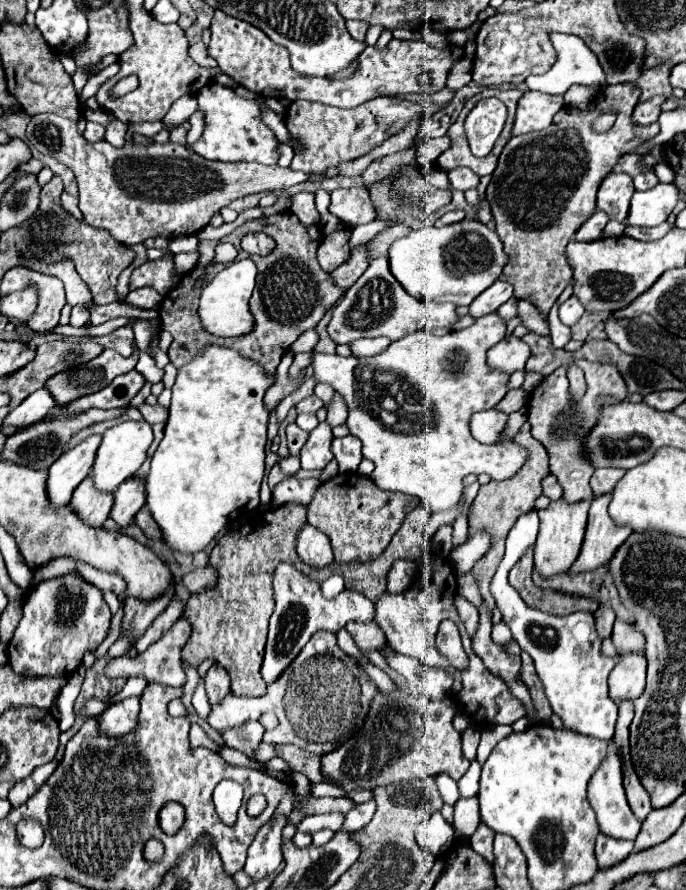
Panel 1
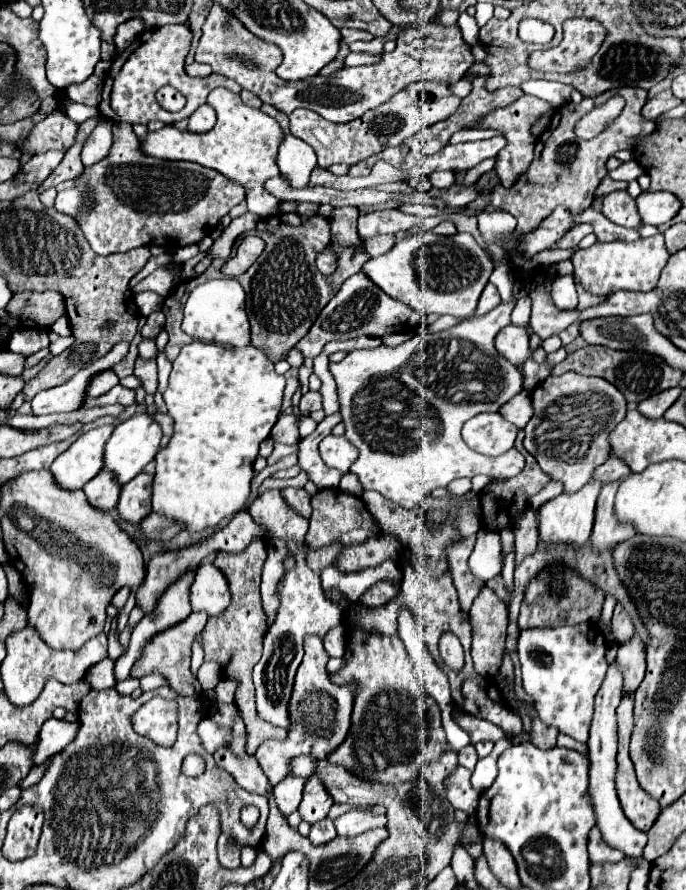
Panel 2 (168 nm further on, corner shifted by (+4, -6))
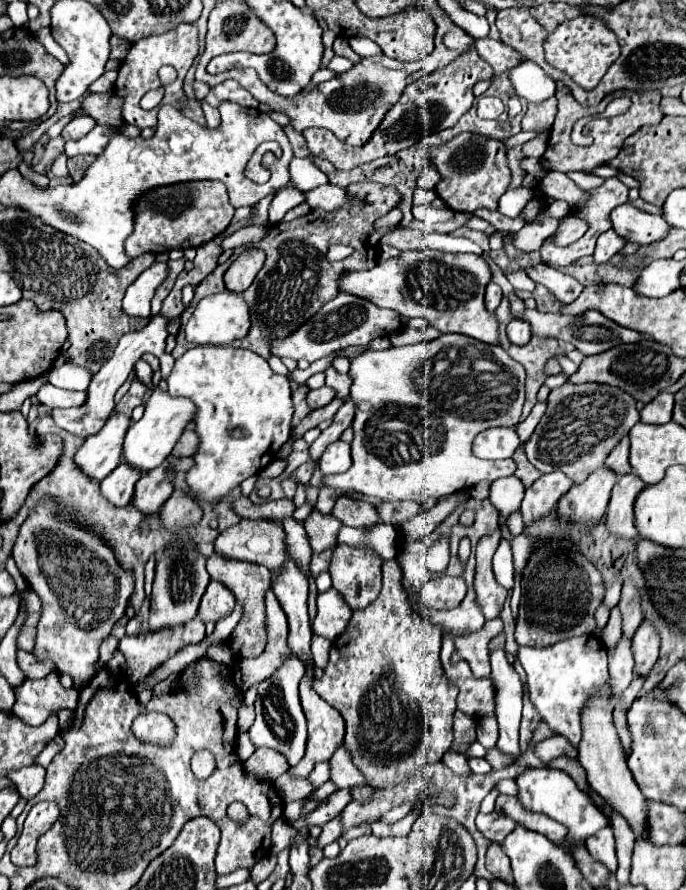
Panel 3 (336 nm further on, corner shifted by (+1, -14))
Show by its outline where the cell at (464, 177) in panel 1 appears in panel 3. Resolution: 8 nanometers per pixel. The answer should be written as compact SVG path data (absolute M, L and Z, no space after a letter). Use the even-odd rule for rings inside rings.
M427 166L423 172L421 172L421 176L419 176L419 186L421 188L435 188L437 186L437 182L441 180L441 176L439 176L439 172L433 168L433 166Z

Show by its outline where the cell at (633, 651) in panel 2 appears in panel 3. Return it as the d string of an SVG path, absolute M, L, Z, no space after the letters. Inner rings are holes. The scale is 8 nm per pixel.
M643 620L633 634L633 654L635 654L635 674L647 676L659 656L659 634L649 620Z

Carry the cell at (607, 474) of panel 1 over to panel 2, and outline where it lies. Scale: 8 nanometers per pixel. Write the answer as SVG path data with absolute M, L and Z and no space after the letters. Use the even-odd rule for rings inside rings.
M610 456L602 466L598 466L594 470L592 478L602 482L602 484L608 484L608 482L616 482L620 478L626 478L628 474L630 474L630 468L624 462L620 462L620 458Z

